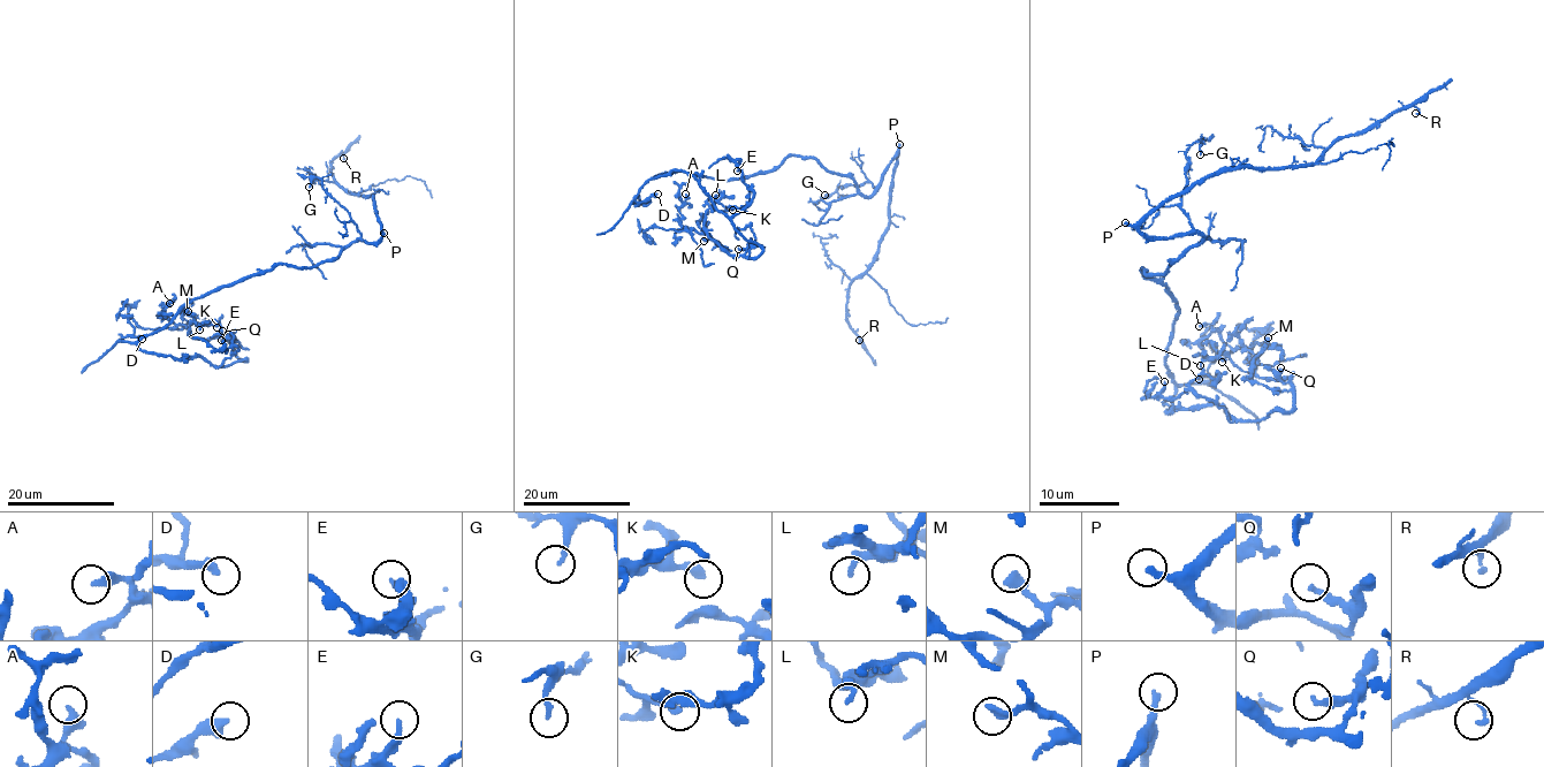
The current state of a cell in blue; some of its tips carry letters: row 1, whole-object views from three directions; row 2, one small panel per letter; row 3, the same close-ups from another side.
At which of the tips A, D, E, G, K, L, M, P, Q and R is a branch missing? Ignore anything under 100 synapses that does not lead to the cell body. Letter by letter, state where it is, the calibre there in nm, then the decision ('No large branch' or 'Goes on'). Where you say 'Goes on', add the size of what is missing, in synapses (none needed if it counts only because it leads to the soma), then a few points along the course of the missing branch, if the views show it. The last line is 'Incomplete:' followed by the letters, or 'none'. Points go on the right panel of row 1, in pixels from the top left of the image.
A: Place: (1199, 326). Thickness 360 nm. No large branch
D: Place: (1199, 379). Thickness 360 nm. No large branch
E: Place: (1164, 381). Thickness 190 nm. No large branch
G: Place: (1200, 154). Thickness 170 nm. No large branch
K: Place: (1222, 362). Thickness 200 nm. No large branch
L: Place: (1200, 365). Thickness 280 nm. No large branch
M: Place: (1268, 338). Thickness 320 nm. No large branch
P: Place: (1125, 222). Thickness 240 nm. Goes on. Course of what is missing: (1125, 222), (1098, 209), (1077, 182), (1069, 190), (1057, 184), (1041, 222), (1043, 274), (1035, 282)
Q: Place: (1280, 367). Thickness 240 nm. No large branch
R: Place: (1415, 113). Thickness 150 nm. No large branch
Incomplete: P

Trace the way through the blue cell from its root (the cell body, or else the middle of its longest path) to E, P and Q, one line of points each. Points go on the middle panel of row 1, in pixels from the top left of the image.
E: (759, 172), (730, 180), (685, 172), (653, 177), (685, 171), (731, 217), (753, 195), (737, 171)
P: (759, 172), (775, 171), (791, 156), (809, 156), (828, 171), (849, 176), (868, 196), (899, 144)
Q: (759, 172), (730, 180), (685, 172), (653, 177), (689, 172), (731, 225), (762, 250), (747, 257), (738, 249)

